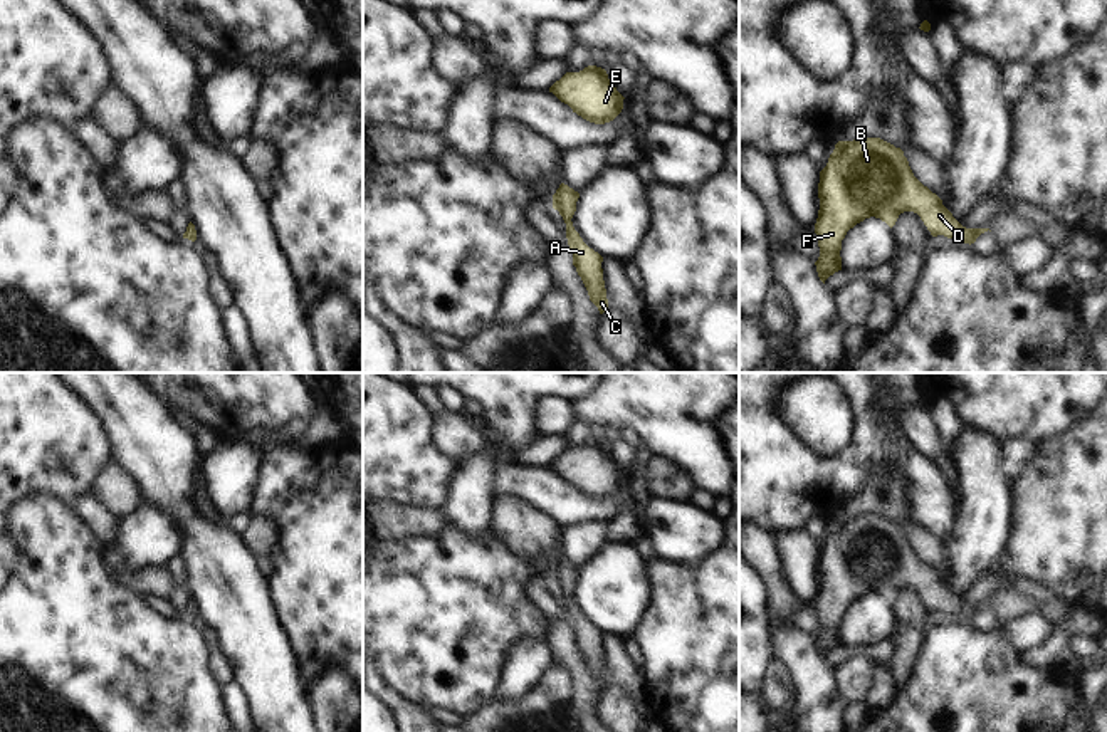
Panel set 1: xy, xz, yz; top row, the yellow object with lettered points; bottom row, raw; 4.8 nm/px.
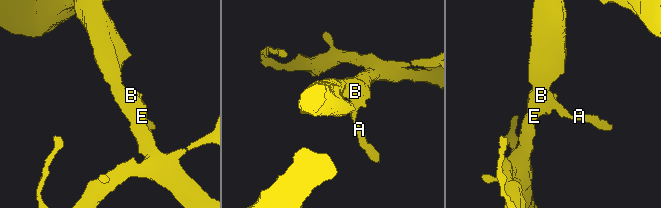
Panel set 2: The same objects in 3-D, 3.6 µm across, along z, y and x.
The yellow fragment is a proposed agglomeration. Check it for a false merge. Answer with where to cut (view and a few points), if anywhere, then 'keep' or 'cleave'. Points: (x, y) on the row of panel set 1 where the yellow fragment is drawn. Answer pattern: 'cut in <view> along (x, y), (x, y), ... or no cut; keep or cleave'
no cut; keep

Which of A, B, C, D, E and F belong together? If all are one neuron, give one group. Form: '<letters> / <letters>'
A B C D E F

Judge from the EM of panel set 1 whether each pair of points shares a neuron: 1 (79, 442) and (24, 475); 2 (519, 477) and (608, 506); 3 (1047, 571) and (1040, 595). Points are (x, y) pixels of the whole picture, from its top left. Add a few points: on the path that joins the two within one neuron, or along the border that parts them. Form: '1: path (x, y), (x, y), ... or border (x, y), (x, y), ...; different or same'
1: path (66, 442), (54, 445), (37, 462); same
2: path (541, 487), (568, 507), (587, 507); same
3: border (1007, 571), (1049, 588), (1070, 605); different

